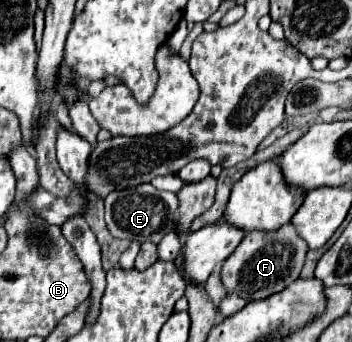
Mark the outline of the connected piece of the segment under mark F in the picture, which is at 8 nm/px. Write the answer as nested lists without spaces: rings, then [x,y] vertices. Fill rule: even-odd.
[[[291,224],[281,226],[273,232],[247,232],[237,250],[223,262],[221,280],[227,292],[239,292],[247,302],[269,298],[285,290],[299,278],[307,254],[307,242],[295,232]]]

